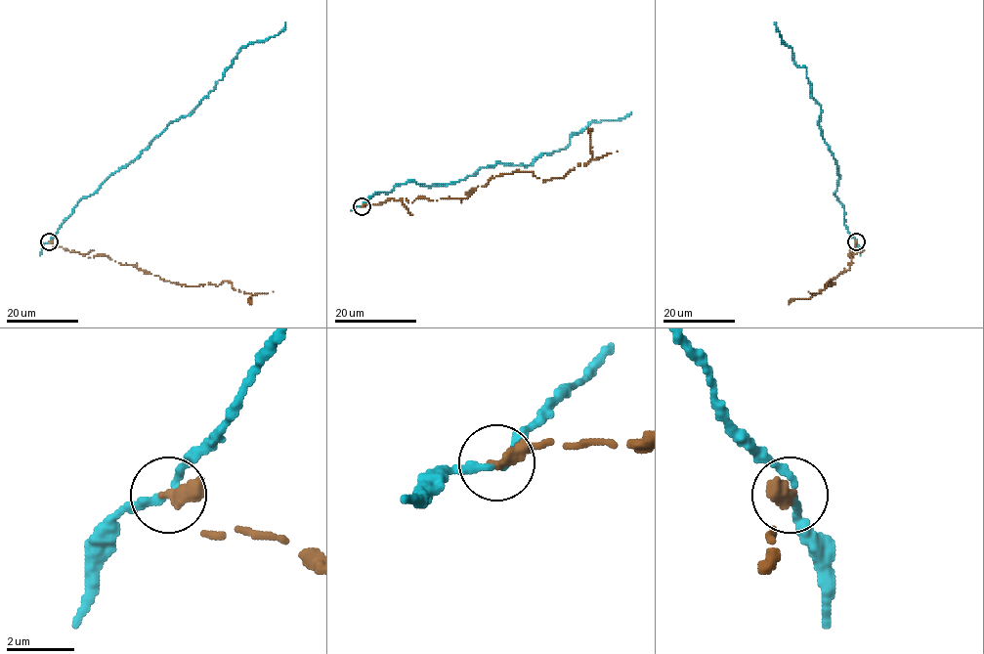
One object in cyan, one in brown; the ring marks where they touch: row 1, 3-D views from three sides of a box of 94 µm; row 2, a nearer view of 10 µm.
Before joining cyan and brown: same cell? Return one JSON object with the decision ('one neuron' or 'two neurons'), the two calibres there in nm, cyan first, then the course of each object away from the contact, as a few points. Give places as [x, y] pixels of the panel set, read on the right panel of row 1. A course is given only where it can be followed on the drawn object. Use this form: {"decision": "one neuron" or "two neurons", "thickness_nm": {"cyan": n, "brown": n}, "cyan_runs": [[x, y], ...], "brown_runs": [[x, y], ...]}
{"decision": "two neurons", "thickness_nm": {"cyan": 220, "brown": 400}, "cyan_runs": [[857, 241], [834, 195], [839, 179], [818, 124], [821, 107], [811, 96], [807, 69], [796, 65], [775, 22]], "brown_runs": [[856, 241], [850, 270], [819, 293], [788, 304]]}

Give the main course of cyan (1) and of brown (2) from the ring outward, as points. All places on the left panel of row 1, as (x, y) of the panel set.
1: (49, 241), (83, 197), (138, 157), (169, 124), (189, 115), (222, 78), (242, 47), (274, 37), (285, 22)
2: (49, 241), (88, 257), (104, 255), (186, 285), (218, 285), (226, 281), (235, 290), (250, 293), (250, 304)

